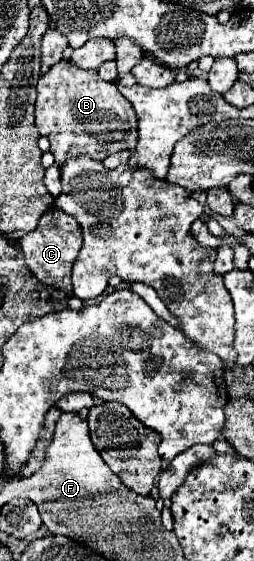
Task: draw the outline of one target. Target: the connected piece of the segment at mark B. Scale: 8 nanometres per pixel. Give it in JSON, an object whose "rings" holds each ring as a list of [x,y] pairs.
{"rings":[[[62,59],[48,73],[40,75],[36,91],[36,127],[40,135],[50,139],[50,151],[58,165],[78,155],[102,161],[116,151],[136,151],[138,121],[134,107],[120,95],[114,83],[100,79],[96,71],[84,71]]]}

